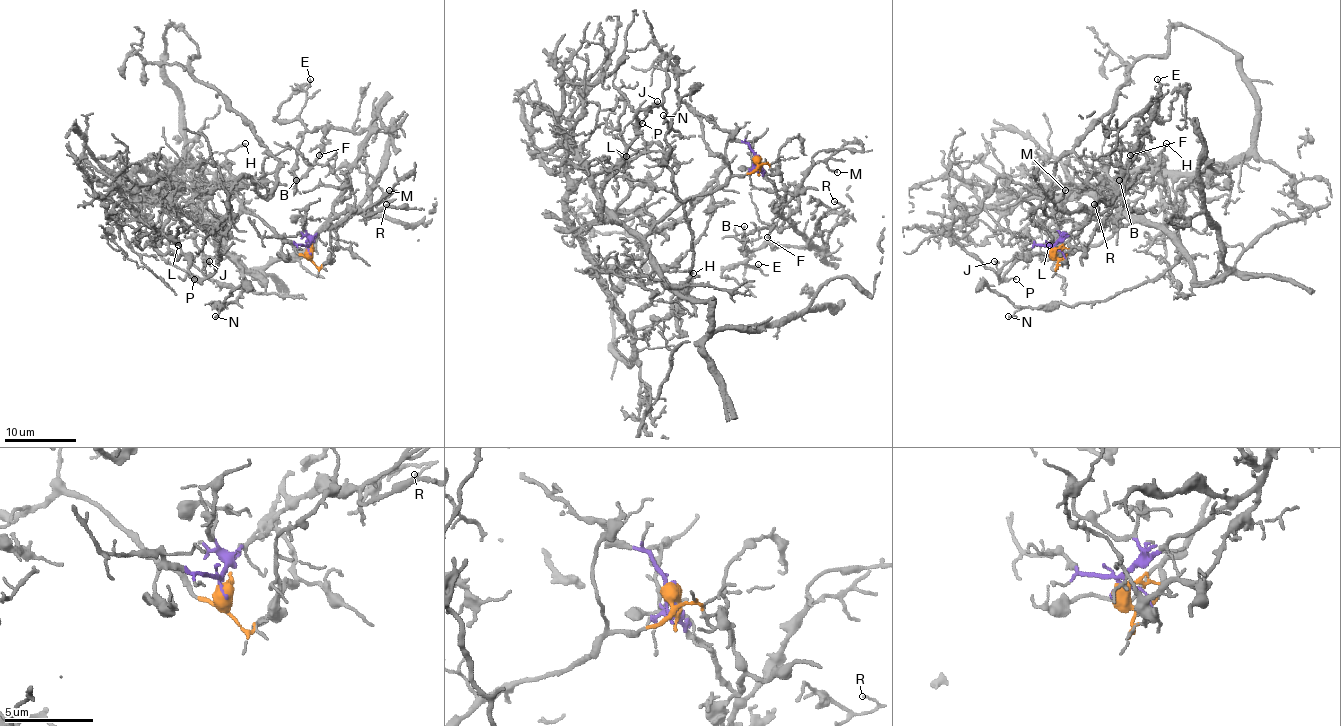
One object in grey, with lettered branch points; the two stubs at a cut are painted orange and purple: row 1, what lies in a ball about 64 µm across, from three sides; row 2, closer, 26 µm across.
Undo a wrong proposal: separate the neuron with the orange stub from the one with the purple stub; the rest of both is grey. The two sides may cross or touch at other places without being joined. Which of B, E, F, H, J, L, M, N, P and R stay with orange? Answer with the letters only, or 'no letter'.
H, J, L, N, P

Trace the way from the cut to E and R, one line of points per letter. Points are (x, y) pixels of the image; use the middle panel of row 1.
E: (756, 157), (760, 171), (783, 200), (781, 214), (817, 247), (762, 245), (747, 265), (758, 265)
R: (756, 157), (760, 171), (783, 200), (781, 214), (808, 238), (814, 234), (817, 222), (839, 206), (833, 202)

